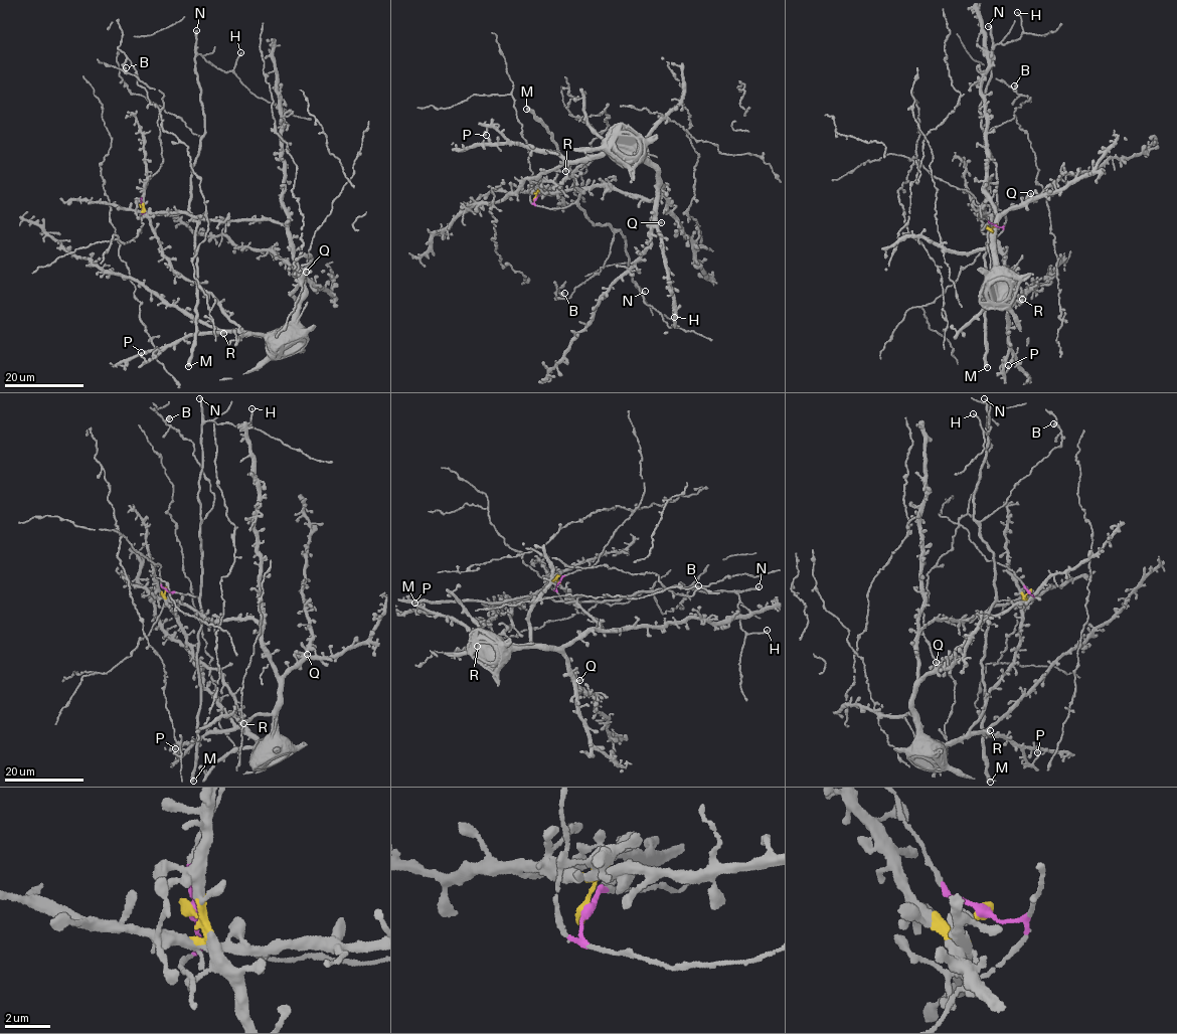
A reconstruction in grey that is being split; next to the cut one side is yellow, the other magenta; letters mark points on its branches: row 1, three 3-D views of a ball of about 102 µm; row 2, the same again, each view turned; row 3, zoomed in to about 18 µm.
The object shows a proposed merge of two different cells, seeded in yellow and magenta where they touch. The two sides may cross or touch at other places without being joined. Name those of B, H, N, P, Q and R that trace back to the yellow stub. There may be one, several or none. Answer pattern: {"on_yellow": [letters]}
{"on_yellow": ["P", "Q", "R"]}

